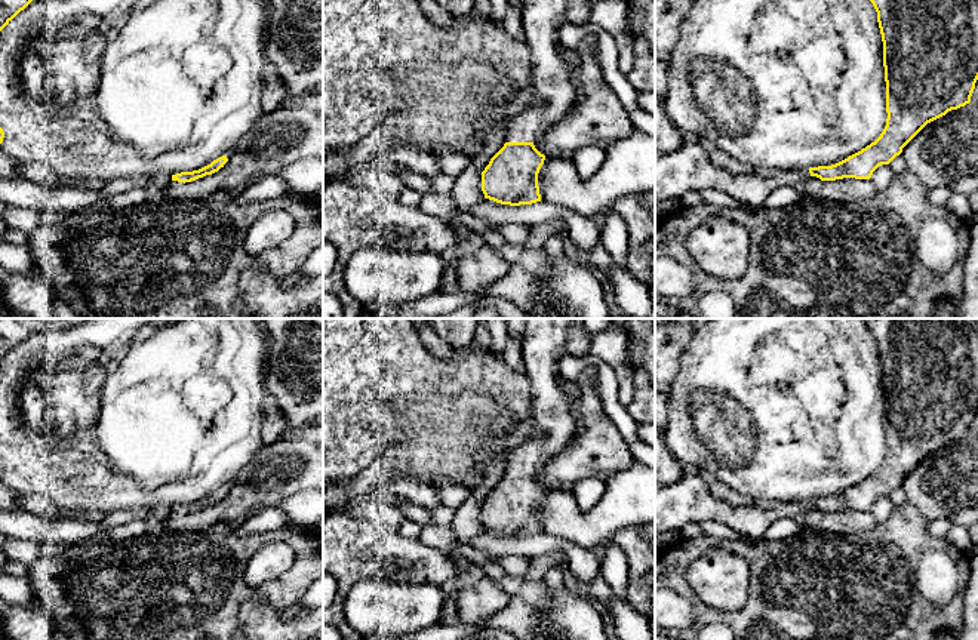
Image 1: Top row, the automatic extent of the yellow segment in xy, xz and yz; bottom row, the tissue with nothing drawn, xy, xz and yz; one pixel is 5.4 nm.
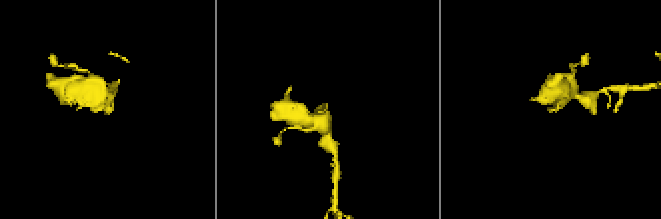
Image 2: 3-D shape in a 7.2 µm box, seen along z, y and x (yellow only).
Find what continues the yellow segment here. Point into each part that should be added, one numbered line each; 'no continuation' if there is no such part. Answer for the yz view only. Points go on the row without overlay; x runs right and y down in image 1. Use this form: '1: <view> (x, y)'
1: yz (689, 500)

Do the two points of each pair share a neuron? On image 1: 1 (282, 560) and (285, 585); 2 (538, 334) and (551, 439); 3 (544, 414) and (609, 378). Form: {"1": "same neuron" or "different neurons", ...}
{"1": "different neurons", "2": "same neuron", "3": "different neurons"}

